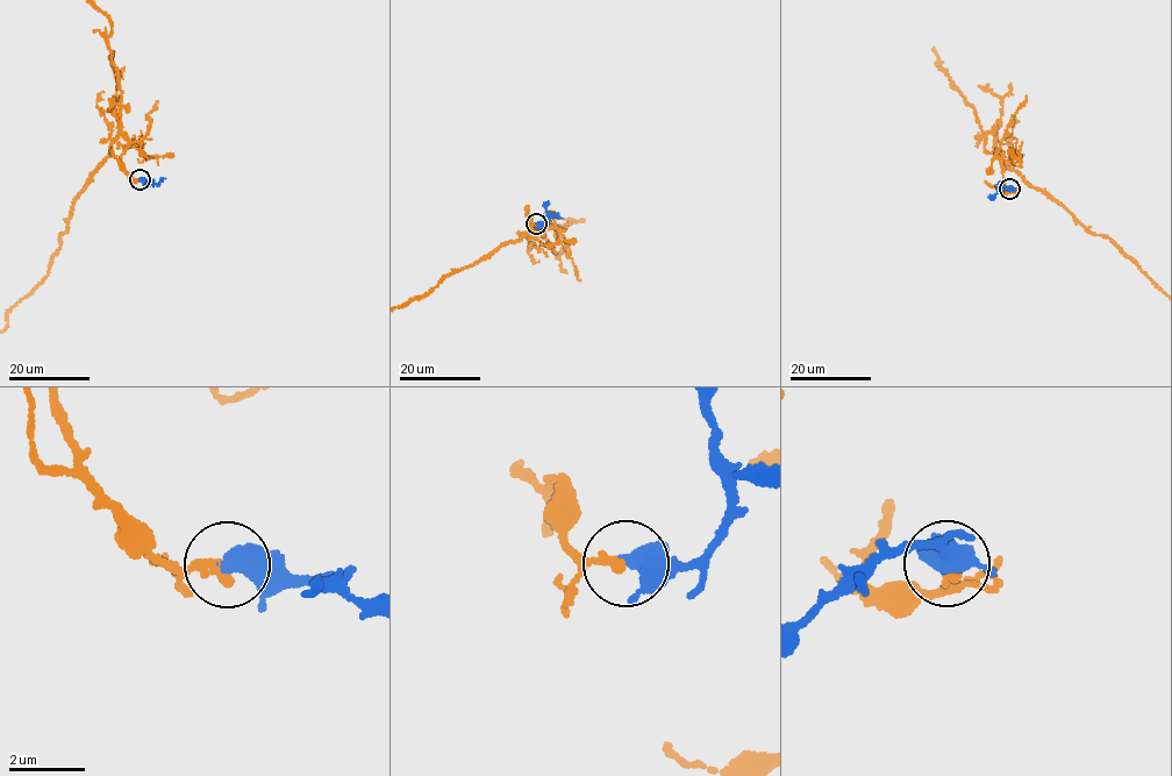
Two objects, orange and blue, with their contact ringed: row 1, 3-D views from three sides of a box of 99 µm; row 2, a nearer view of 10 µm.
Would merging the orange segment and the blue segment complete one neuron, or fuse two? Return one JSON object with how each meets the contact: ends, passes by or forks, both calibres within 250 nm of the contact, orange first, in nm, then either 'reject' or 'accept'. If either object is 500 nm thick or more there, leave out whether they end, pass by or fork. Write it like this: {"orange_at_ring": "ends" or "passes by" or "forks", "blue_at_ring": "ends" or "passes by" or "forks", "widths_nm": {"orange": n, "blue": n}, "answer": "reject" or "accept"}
{"widths_nm": {"orange": 240, "blue": 550}, "answer": "accept"}

